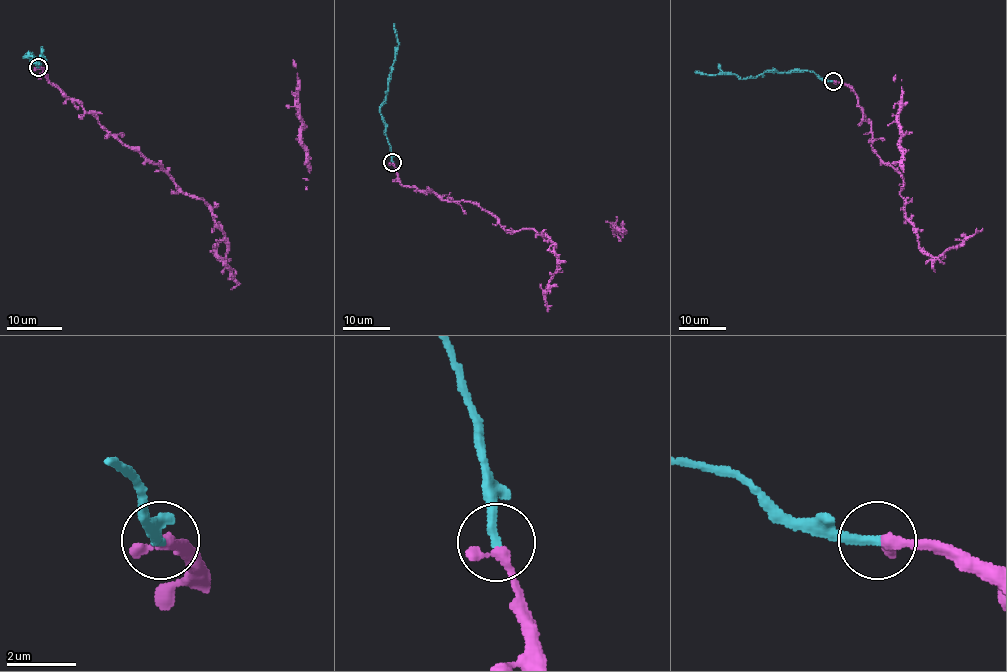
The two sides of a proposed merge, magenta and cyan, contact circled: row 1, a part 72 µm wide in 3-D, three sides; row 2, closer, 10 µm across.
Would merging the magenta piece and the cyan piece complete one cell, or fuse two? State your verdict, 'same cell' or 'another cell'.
same cell

